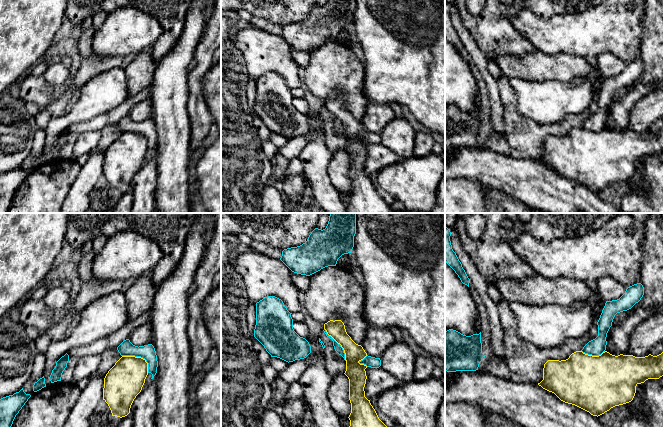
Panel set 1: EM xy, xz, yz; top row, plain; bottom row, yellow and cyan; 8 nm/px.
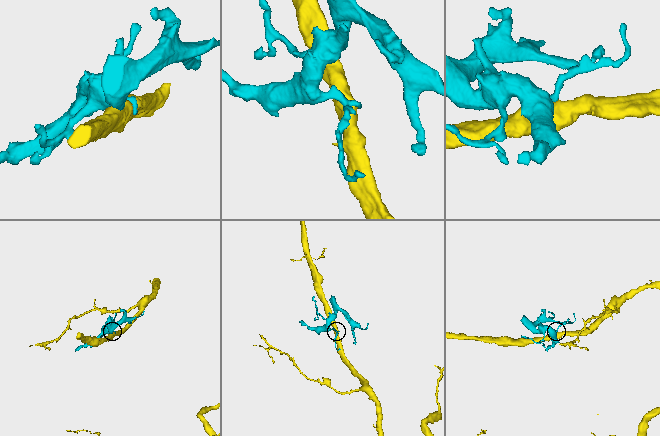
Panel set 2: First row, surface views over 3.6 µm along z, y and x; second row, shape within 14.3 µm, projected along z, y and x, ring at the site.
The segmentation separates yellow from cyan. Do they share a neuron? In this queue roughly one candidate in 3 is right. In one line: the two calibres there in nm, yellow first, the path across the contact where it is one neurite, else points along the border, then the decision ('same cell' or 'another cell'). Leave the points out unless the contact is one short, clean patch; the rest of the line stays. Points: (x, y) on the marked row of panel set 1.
300 nm thick on the yellow side, 120 nm on the other; another cell

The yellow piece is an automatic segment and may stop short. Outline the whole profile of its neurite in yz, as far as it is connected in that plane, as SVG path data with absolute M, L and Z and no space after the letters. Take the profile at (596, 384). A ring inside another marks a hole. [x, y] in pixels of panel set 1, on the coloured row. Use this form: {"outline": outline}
{"outline": "M576 351L566 360L548 360L543 368L543 380L538 383L543 389L554 393L561 401L575 405L593 416L600 416L611 408L629 403L636 393L636 386L648 379L659 379L663 376L663 352L657 356L649 354L645 357L633 355L618 356L605 351L599 356L592 356Z"}

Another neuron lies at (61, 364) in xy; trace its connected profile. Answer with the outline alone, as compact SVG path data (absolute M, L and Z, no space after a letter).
M66 353L56 362L56 366L52 370L52 373L49 377L49 380L51 381L51 383L61 381L62 373L67 367L68 361L69 361L69 355Z

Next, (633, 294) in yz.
M641 283L628 287L625 293L617 300L606 301L600 318L597 322L598 336L589 341L581 350L583 353L599 356L606 350L607 333L612 326L613 319L617 313L631 309L644 295L644 287Z

